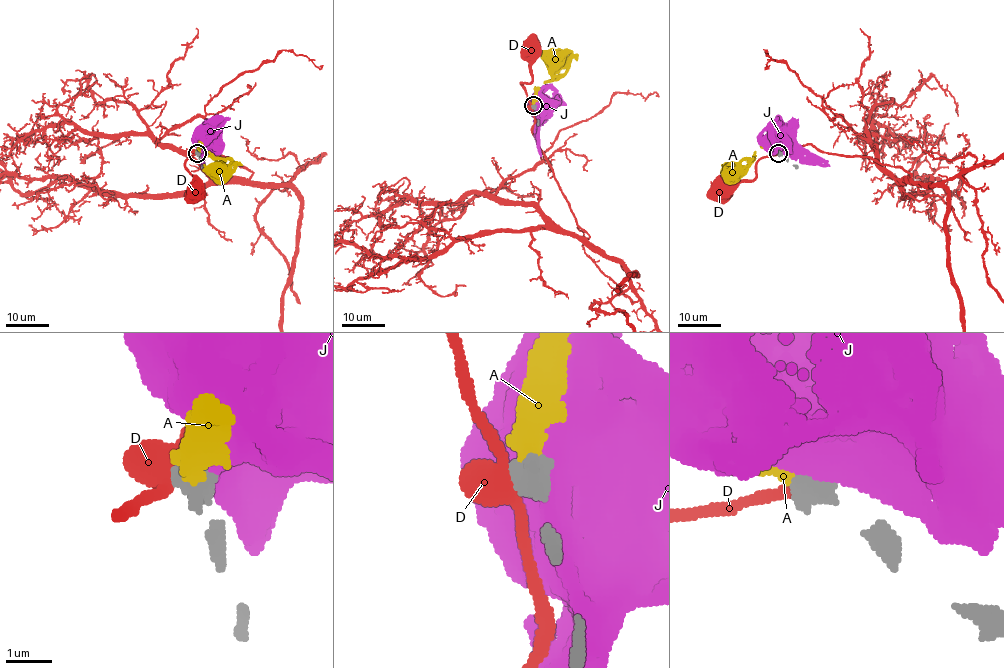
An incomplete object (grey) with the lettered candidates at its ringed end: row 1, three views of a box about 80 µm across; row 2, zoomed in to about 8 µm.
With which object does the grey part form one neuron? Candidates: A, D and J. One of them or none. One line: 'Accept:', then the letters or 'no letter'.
Accept: A

